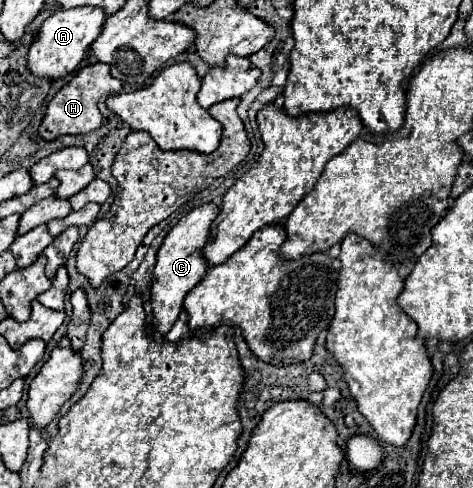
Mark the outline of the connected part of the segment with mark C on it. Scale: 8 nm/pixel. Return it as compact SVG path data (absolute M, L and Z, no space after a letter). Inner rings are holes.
M214 202L194 208L184 218L180 218L180 222L168 232L168 236L164 238L164 242L158 250L156 268L152 274L152 314L154 314L152 322L160 334L170 332L178 314L182 312L186 294L202 280L202 276L210 268L202 250L210 238L210 226L212 226L214 218L218 216L218 212L220 212L220 208Z

